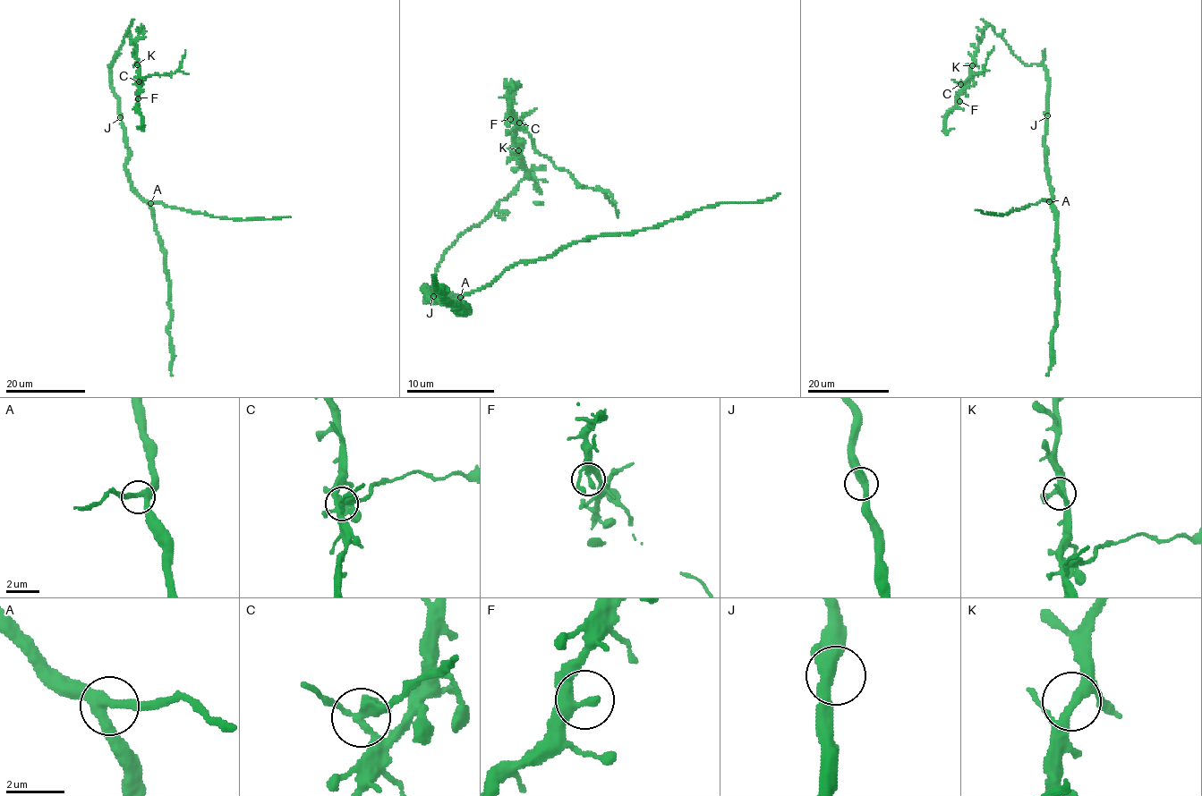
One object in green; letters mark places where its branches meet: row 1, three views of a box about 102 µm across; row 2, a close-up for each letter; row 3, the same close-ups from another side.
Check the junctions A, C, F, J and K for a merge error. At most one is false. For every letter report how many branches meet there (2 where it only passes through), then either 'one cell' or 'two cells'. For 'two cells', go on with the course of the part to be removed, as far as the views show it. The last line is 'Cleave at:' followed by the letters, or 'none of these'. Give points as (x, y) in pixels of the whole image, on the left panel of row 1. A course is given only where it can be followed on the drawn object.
A: branches 3; one cell
C: branches 3; two cells; course (139, 81), (155, 74), (174, 72), (181, 66), (184, 50)
F: branches 2; one cell
J: branches 2; one cell
K: branches 3; one cell
Cleave at: C

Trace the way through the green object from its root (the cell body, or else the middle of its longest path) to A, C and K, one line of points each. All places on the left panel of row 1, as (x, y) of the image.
A: (122, 116), (130, 185), (150, 203)
C: (122, 116), (108, 65), (132, 23), (139, 31), (137, 84), (139, 81)
K: (122, 116), (118, 109), (118, 97), (111, 85), (108, 65), (111, 66), (132, 23), (139, 31), (137, 64)

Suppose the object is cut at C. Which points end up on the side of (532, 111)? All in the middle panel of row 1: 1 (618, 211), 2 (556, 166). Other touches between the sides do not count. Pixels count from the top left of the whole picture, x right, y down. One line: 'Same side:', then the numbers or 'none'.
Same side: none

